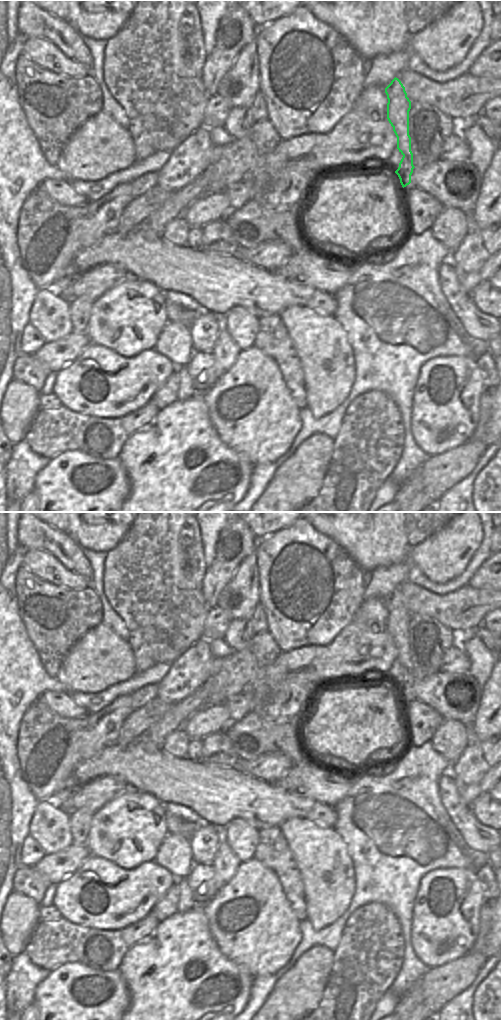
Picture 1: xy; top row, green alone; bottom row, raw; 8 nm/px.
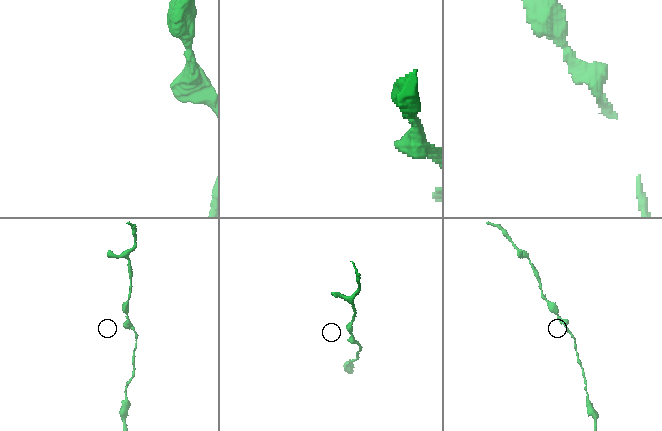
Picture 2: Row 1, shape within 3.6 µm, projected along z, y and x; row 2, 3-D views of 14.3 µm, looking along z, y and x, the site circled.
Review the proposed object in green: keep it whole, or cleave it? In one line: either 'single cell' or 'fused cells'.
single cell

